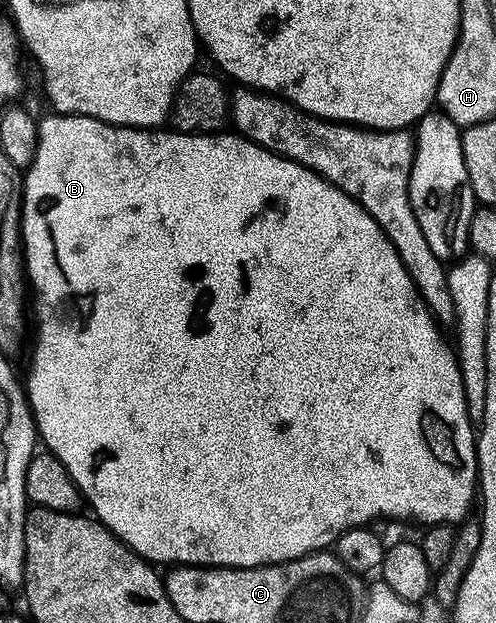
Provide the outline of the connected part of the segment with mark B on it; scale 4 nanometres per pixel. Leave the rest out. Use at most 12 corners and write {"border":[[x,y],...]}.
{"border":[[39,124],[26,394],[153,565],[478,499],[395,245],[236,133]]}

